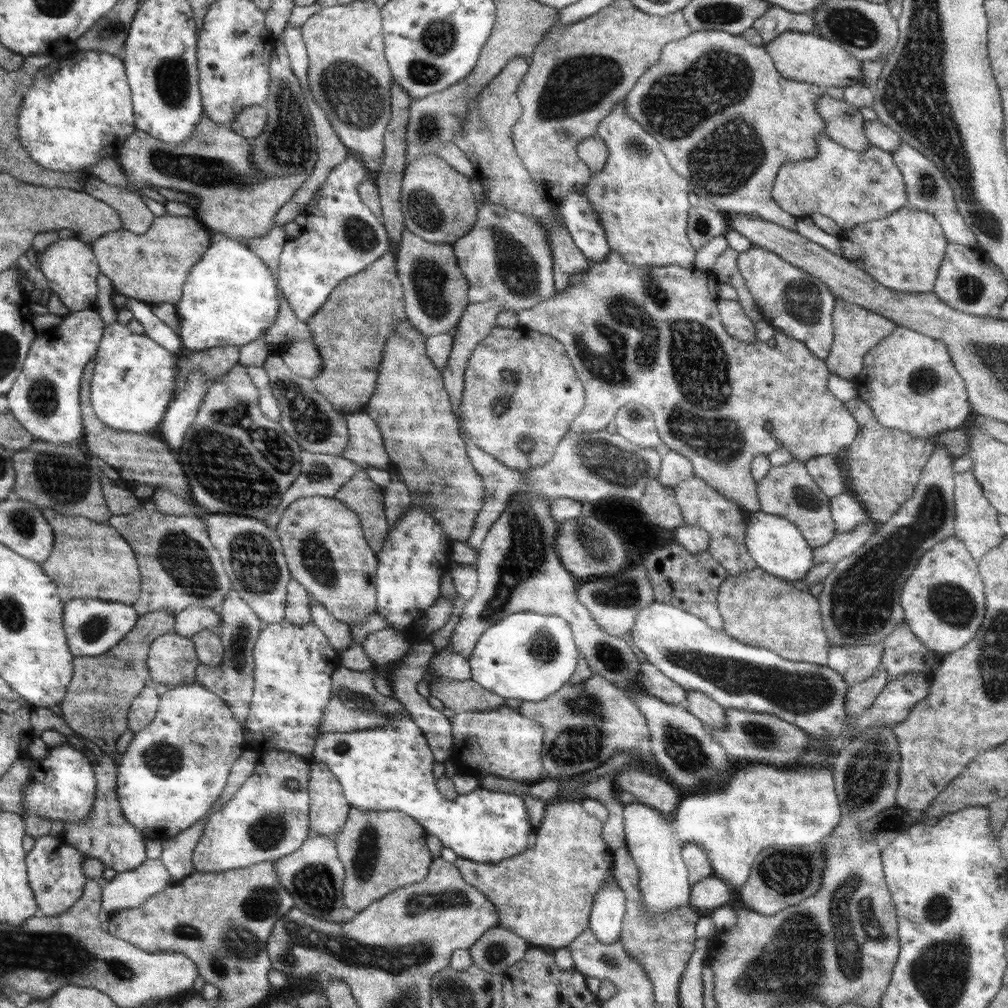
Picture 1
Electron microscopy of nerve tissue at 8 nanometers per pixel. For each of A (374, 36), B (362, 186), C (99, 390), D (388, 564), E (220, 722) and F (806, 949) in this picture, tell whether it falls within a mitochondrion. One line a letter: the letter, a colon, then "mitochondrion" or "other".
A: other
B: other
C: other
D: other
E: other
F: mitochondrion

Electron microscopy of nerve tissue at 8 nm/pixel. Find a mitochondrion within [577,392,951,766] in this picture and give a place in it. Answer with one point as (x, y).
(797, 692)

